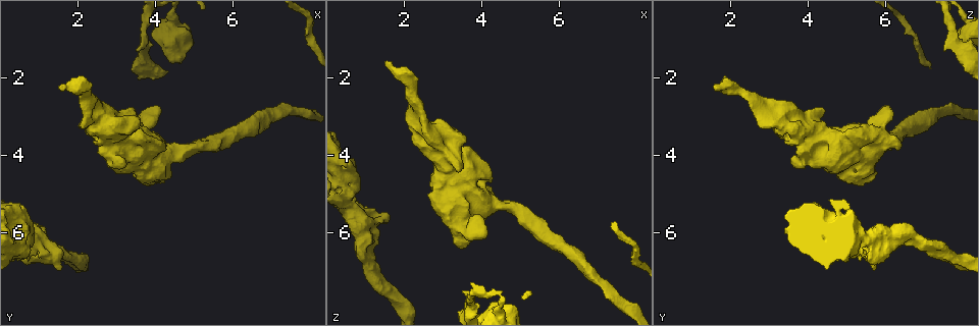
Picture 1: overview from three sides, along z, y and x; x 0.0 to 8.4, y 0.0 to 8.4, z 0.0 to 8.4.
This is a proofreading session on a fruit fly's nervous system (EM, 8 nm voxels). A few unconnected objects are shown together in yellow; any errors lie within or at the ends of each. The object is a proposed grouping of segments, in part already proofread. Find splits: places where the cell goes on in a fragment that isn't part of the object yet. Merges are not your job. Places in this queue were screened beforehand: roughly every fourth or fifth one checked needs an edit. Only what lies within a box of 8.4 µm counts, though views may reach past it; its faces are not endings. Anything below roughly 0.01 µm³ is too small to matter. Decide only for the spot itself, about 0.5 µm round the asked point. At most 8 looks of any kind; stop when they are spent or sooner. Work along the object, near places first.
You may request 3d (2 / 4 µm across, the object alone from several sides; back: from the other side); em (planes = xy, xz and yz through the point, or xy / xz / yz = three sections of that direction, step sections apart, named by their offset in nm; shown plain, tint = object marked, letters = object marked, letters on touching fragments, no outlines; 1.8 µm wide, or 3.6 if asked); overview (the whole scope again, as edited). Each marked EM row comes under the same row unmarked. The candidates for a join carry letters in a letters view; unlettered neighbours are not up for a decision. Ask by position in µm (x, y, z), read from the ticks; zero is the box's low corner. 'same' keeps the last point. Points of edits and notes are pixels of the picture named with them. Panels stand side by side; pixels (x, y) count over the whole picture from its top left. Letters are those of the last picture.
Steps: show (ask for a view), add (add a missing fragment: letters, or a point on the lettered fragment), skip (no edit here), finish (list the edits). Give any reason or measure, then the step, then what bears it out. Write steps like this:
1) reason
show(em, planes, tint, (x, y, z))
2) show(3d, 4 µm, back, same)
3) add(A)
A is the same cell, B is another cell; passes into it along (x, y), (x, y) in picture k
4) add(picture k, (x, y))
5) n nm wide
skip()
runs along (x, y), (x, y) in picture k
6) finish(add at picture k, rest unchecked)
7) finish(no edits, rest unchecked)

branch stops here
show(em, 3.6 µm, planes, letters, (3.15, 3.25, 5.70))

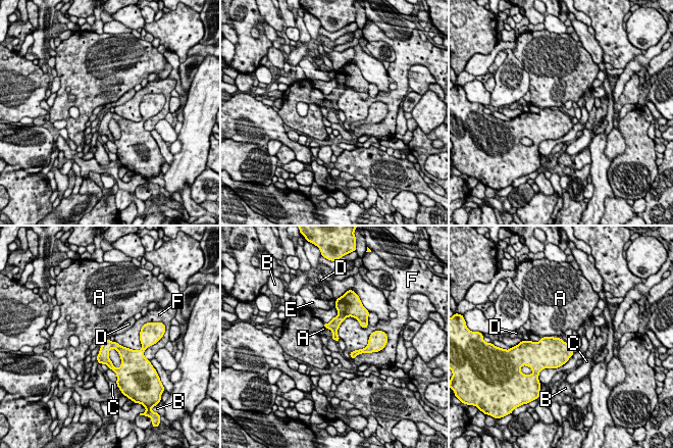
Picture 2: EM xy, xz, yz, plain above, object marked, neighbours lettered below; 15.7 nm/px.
skip()
A, B, C, D, E and F are other cells; border along (367, 327), (348, 316), (337, 335) in picture 2; no lettered fragment goes on from it

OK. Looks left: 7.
three arms meet
show(3d, 4 µm, (3.70, 1.10, 7.75))

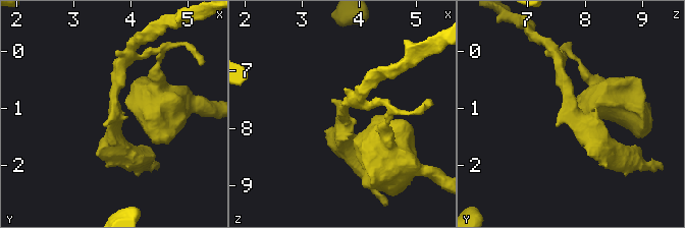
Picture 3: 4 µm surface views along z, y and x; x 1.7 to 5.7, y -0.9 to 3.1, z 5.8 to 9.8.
3 arms; arms of 190, 340, 440 nm; need the tissue
show(em, xz, step 16, tint, (3.70, 1.05, 7.75))

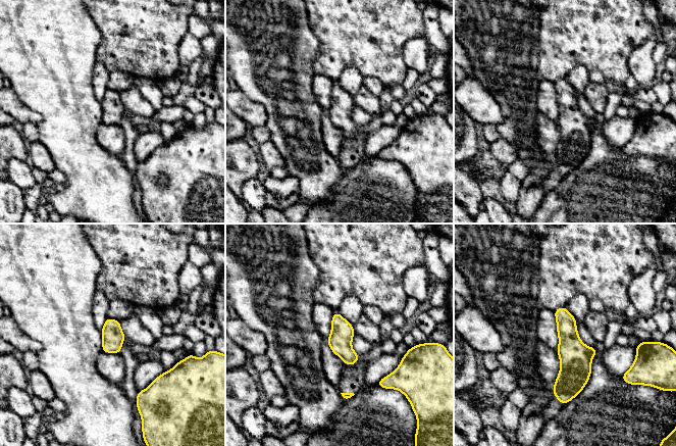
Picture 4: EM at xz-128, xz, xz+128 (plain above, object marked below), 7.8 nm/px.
another direction
show(em, planes, letters, same)

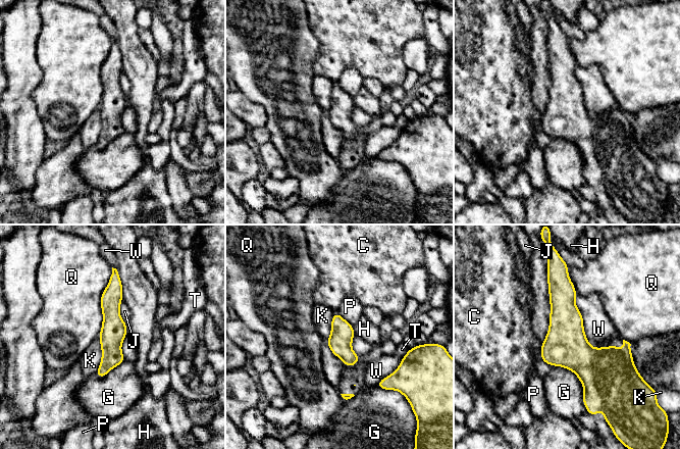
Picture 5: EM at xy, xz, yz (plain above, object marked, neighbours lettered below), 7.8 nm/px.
skip()
C, G, H, J, K, P, Q, T and W are other cells; border along (99, 337), (101, 361), (95, 373) in picture 5; no lettered fragment goes on from it

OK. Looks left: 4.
branch stops here
show(em, planes, letters, (1.45, 2.30, 1.60))

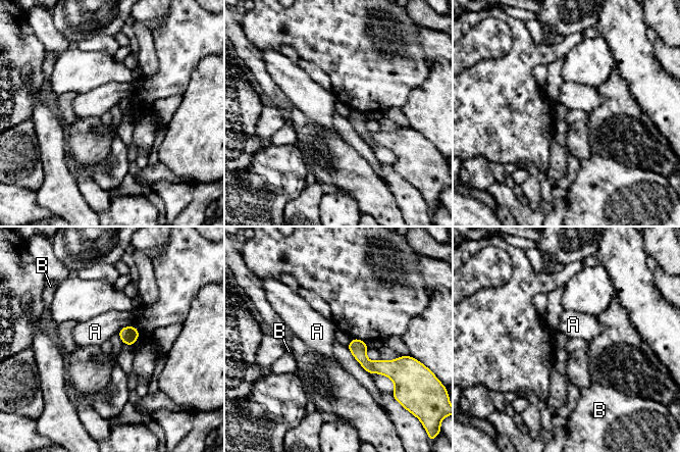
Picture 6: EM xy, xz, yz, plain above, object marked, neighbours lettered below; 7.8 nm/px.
skip()
A and B are other cells; runs along (351, 346), (370, 365), (396, 362) in picture 6; no lettered fragment goes on from it

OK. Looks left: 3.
finish(no edits, rest unchecked)

